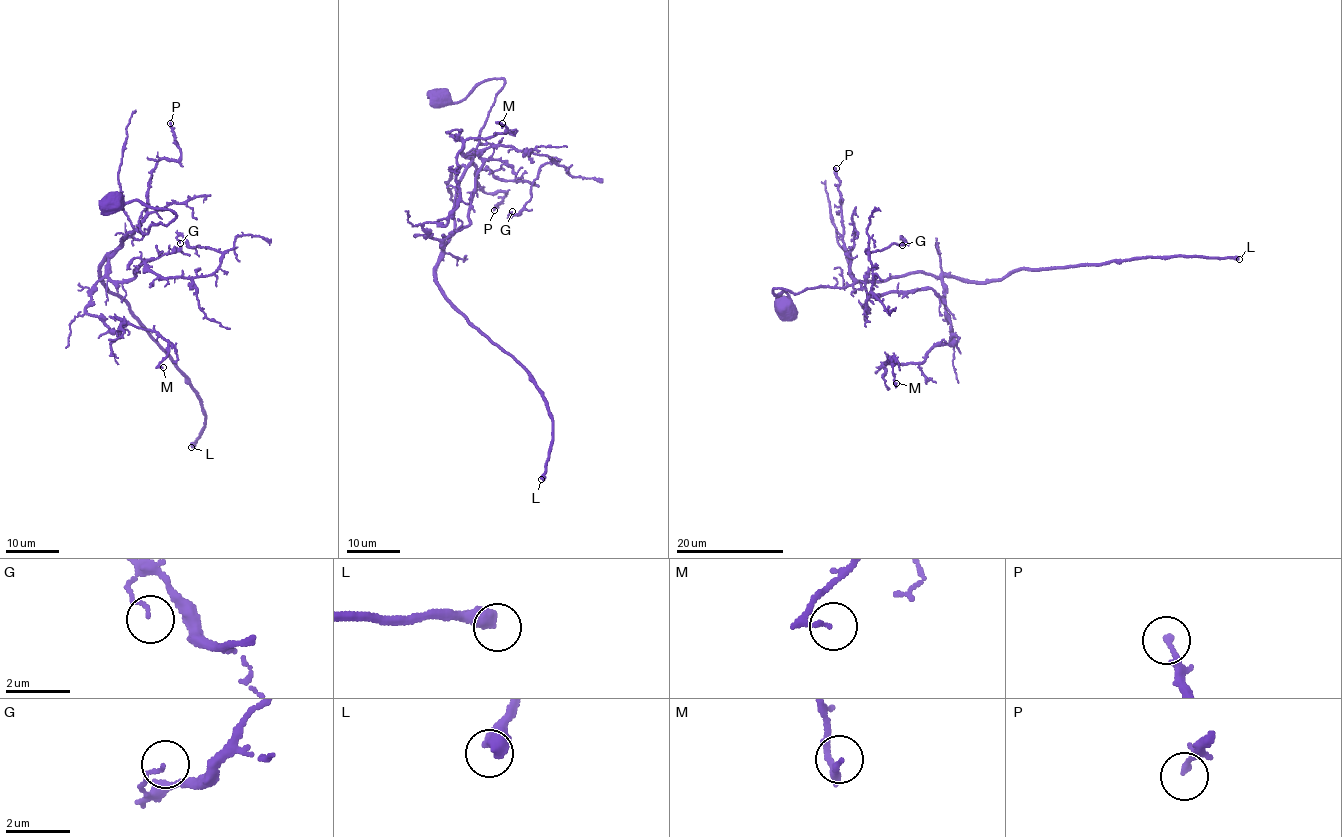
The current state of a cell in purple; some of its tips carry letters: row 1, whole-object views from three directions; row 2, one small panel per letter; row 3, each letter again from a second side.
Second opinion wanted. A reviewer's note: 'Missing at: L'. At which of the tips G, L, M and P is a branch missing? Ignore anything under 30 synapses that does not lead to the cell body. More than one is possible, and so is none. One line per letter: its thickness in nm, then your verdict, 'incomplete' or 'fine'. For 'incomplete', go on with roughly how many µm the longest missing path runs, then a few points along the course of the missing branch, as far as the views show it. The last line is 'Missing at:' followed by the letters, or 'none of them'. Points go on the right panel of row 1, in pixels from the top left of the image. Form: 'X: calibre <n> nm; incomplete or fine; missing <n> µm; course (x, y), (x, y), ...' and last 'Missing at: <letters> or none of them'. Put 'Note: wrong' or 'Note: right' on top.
Note: right
G: calibre 80 nm; fine
L: calibre 500 nm; incomplete; missing 150 µm
M: calibre 110 nm; fine
P: calibre 170 nm; fine
Missing at: L

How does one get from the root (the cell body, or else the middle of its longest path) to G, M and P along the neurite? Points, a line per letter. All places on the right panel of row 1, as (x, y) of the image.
G: (785, 304), (773, 287), (919, 272), (939, 278), (943, 297), (890, 291), (866, 310), (867, 252), (902, 245)
M: (785, 304), (773, 287), (939, 278), (958, 340), (917, 363), (888, 355), (896, 383)
P: (785, 304), (787, 292), (774, 294), (773, 287), (798, 293), (853, 283), (851, 255), (843, 242), (836, 168)

